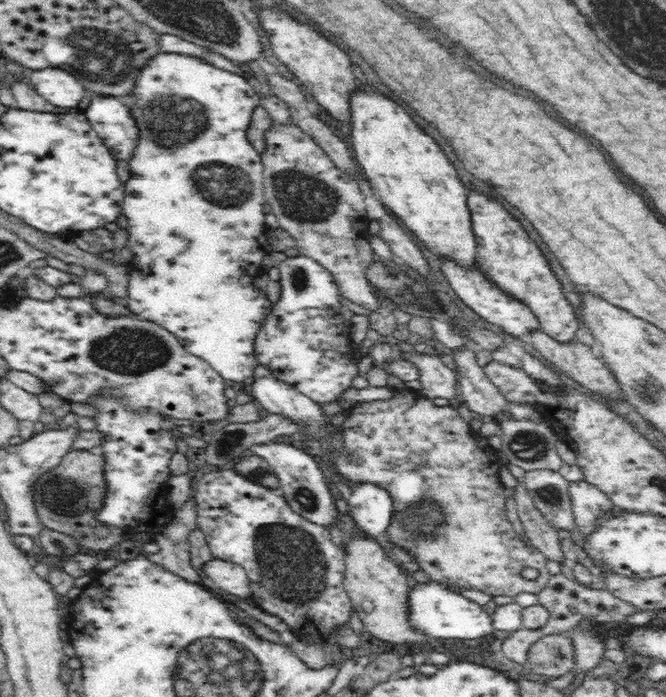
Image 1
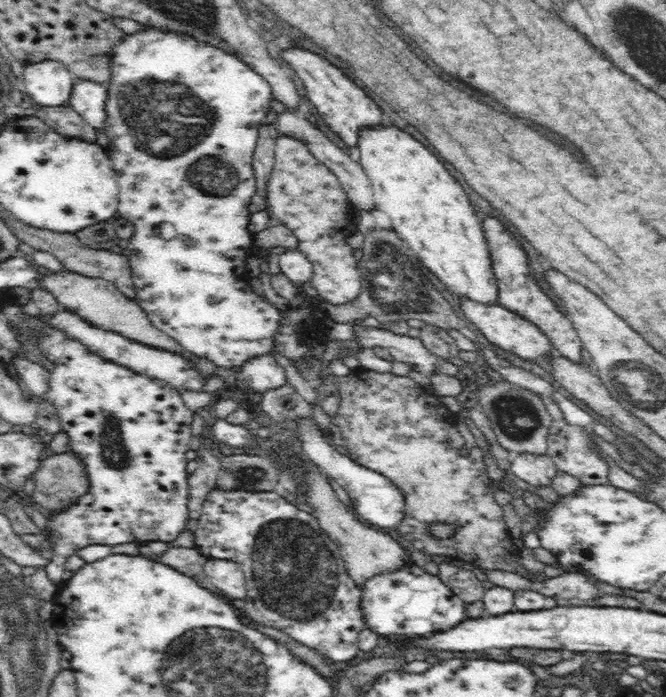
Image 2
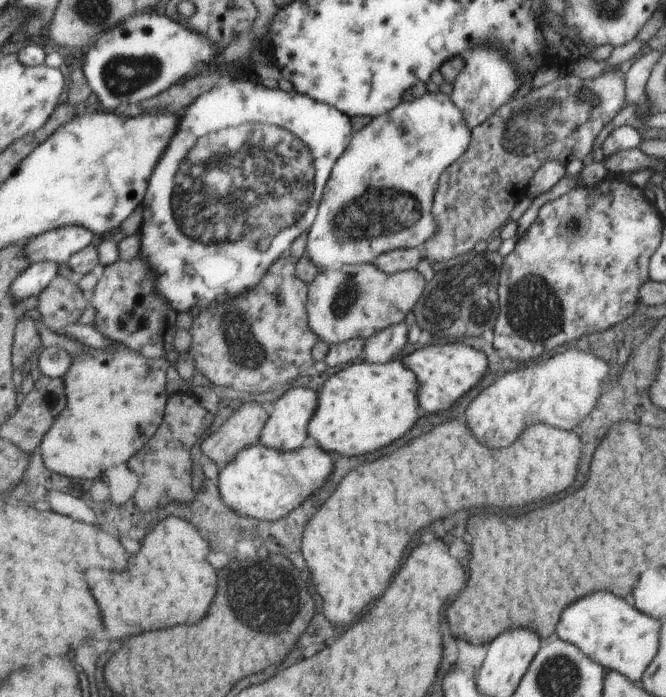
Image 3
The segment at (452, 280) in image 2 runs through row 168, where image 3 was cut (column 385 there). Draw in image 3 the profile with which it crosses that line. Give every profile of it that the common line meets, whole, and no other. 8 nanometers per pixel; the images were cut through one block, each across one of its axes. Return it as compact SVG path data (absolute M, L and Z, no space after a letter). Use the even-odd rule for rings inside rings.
M397 358L387 364L369 364L365 360L359 360L345 370L333 374L321 390L317 390L319 396L319 408L315 410L315 416L311 418L307 426L307 434L311 444L317 444L319 448L327 452L343 452L343 456L359 456L363 452L379 450L385 444L401 438L405 432L413 428L417 422L417 398L415 392L419 388L419 382L415 382L415 372L411 368L405 368L403 362Z

